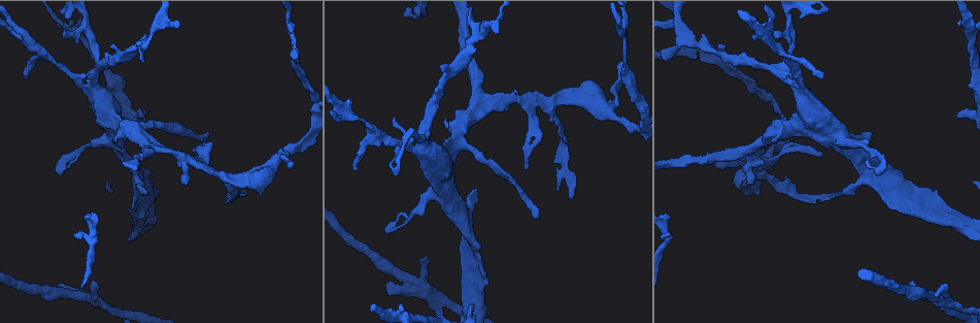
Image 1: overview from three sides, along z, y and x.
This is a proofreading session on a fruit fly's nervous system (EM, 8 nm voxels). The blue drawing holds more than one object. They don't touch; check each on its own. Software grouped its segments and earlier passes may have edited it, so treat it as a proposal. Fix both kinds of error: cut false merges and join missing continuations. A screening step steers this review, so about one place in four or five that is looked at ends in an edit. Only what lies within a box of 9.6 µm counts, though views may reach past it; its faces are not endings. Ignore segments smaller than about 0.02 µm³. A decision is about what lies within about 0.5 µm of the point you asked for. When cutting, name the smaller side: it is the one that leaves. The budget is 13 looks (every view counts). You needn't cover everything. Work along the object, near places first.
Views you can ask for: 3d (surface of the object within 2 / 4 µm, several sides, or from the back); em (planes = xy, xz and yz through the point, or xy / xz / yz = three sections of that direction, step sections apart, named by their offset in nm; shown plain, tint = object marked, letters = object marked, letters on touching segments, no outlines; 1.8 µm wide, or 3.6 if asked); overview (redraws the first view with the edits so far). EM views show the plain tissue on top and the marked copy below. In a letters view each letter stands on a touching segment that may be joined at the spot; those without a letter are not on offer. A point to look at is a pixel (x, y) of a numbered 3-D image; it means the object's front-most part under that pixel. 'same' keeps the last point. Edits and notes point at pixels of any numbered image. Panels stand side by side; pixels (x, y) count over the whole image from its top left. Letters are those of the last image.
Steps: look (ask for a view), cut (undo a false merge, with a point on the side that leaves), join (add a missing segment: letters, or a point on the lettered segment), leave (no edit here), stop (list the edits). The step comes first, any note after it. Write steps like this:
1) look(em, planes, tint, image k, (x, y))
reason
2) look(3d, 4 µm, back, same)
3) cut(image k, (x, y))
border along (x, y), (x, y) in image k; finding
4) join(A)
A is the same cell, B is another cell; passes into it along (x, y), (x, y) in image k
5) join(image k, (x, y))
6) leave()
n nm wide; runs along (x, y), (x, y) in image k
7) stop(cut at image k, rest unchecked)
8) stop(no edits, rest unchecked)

look(3d, 2 µm, image 1, (694, 50))
branch point

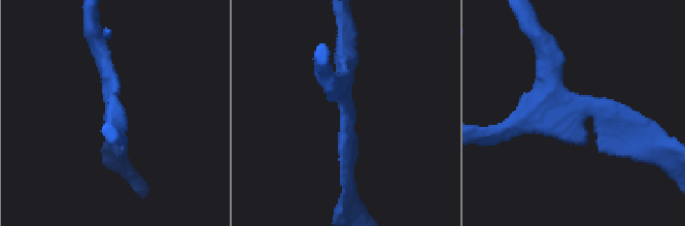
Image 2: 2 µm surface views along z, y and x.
look(em, planes, tint, image 2, (112, 109))
3 arms

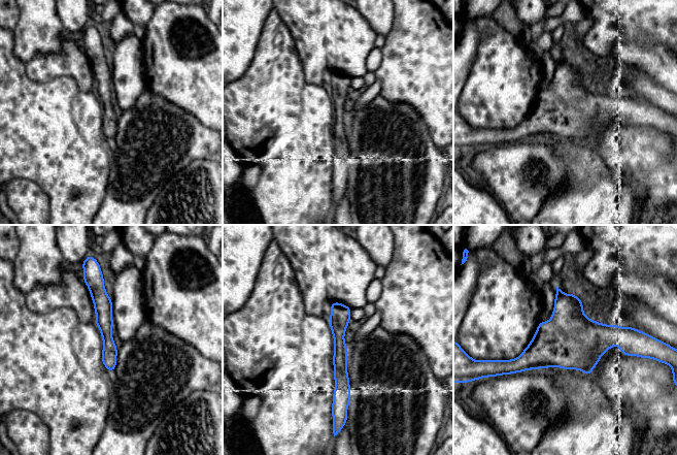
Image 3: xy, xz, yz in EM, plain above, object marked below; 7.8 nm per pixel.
look(em, planes, letters, same)
what lies round it

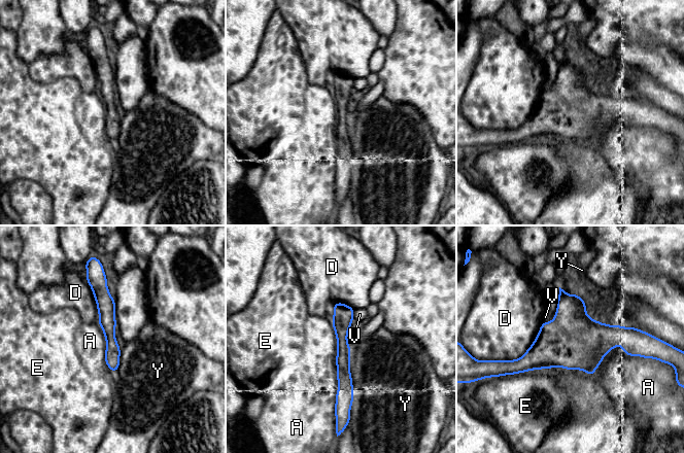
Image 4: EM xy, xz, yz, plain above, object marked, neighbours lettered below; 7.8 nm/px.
leave()
130 nm wide; A, D, E, V and Y are other cells; border along (331, 319), (336, 335), (338, 388) in image 4; one cell here

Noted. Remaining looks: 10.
look(3d, 4 µm, back, image 1, (798, 88))
four or more arms meet

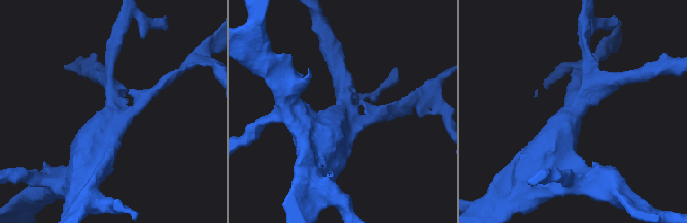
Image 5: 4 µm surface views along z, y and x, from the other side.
look(em, planes, tint, image 5, (575, 112))
need the tissue

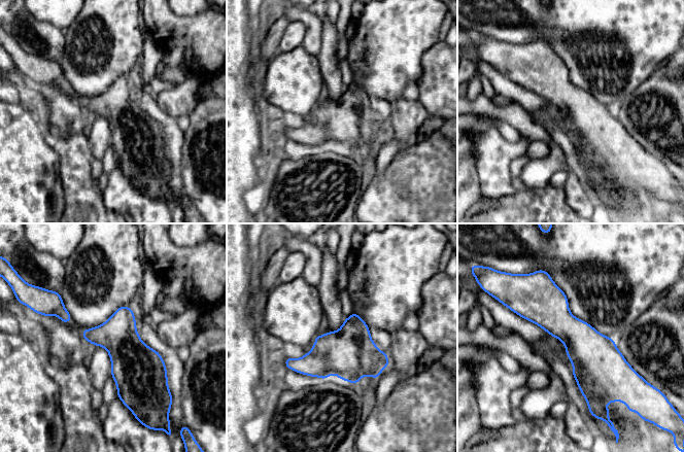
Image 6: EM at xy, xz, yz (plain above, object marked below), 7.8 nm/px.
look(em, planes, letters, same)

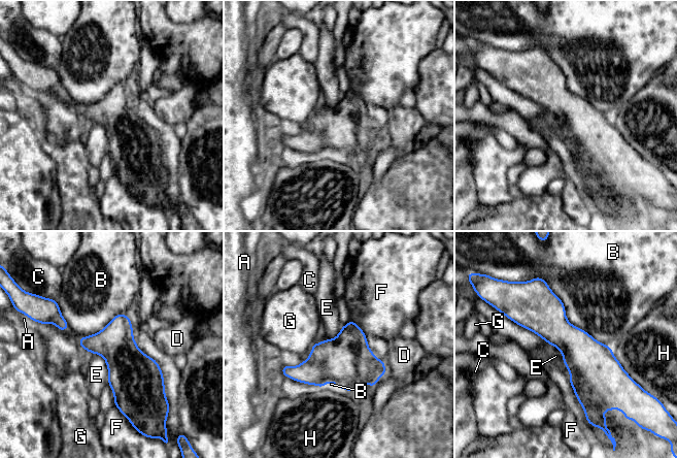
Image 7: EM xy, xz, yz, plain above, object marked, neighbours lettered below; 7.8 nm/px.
leave()
300 nm wide; A, B, C, D, E, F, G and H are other cells; border along (545, 340), (561, 353), (569, 379) in image 7; continuous, no second cell

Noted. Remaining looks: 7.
look(em, planes, tint, image 1, (142, 116))
thin end

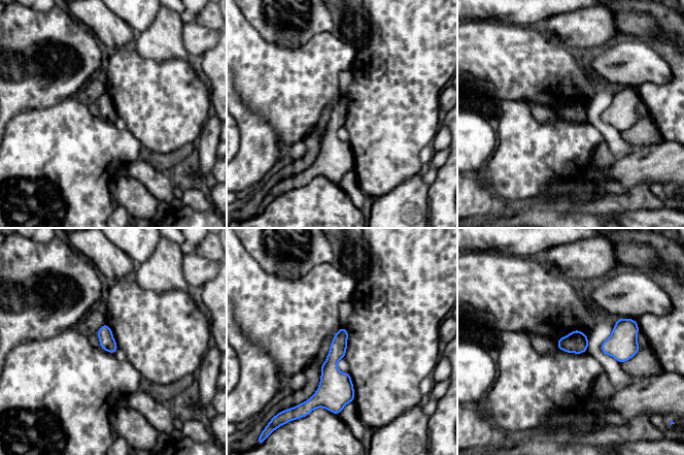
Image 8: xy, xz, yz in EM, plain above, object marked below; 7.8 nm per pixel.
look(em, planes, letters, same)
see the neighbours

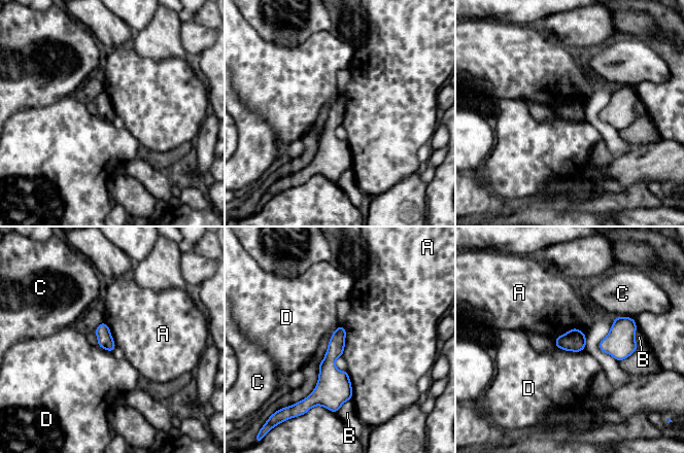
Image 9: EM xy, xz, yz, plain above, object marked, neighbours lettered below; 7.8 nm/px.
leave()
A, B, C and D are other cells; border along (586, 337), (571, 328), (554, 340) in image 9; no lettered segment goes on from it

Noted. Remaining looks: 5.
look(3d, 2 µm, back, image 1, (942, 303))
arms run side by side

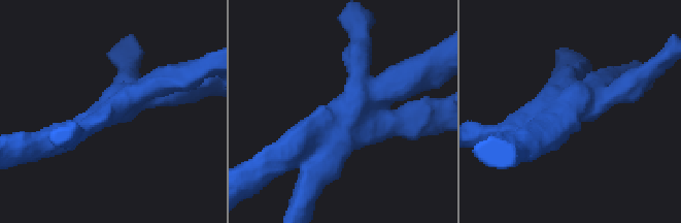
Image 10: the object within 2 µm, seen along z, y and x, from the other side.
look(em, planes, tint, image 10, (565, 108))

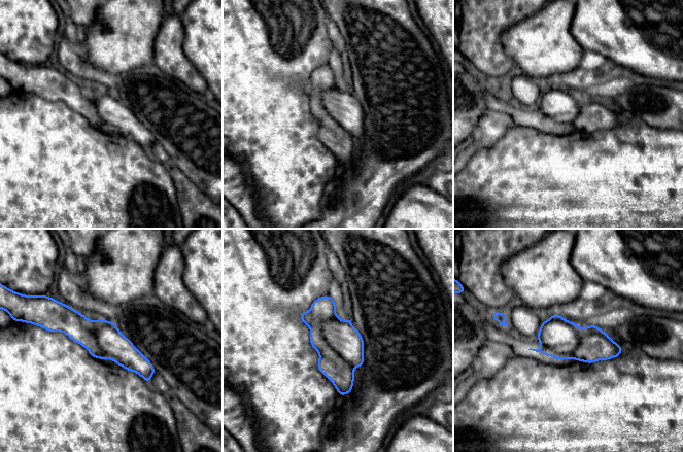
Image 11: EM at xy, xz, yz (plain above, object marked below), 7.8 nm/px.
look(em, planes, letters, same)

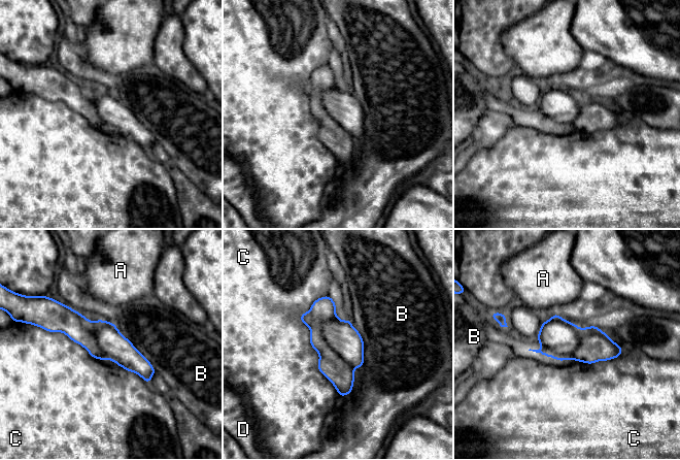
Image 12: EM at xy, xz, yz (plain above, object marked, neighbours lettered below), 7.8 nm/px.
cut(image 12, (336, 369))
A, B, C and D are other cells; border along (335, 315), (321, 335), (353, 368) in image 12; two cells meet here

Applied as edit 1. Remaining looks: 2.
look(em, yz, step 4, tint, image 1, (546, 105))

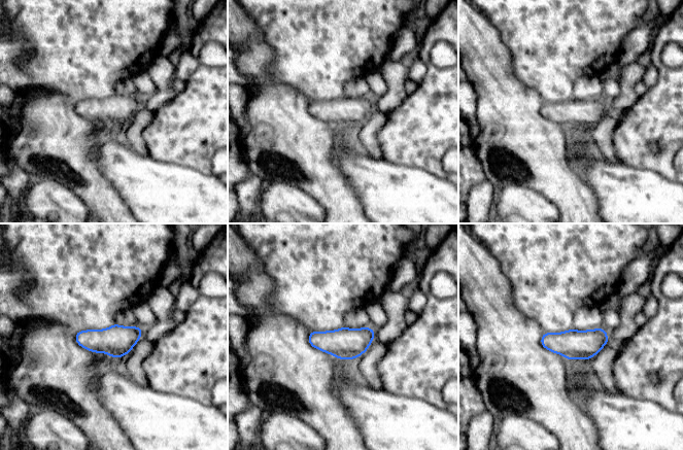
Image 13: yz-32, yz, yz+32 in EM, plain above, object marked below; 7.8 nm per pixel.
look(em, planes, letters, same)

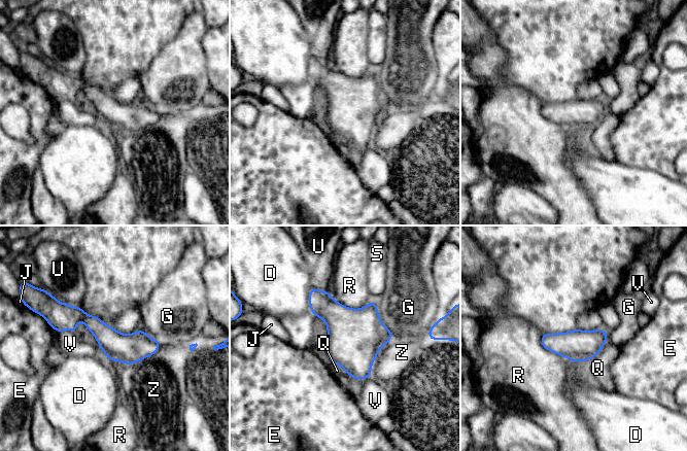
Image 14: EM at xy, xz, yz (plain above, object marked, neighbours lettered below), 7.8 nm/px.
leave()
R touches over 360 nm; D, E, G, J, Q, R, S, U, V and Z are other cells; runs along (55, 325), (86, 318), (116, 346), (157, 346) in image 14; all the same cell

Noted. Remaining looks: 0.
stop(cut at image 12, rest unchecked)

